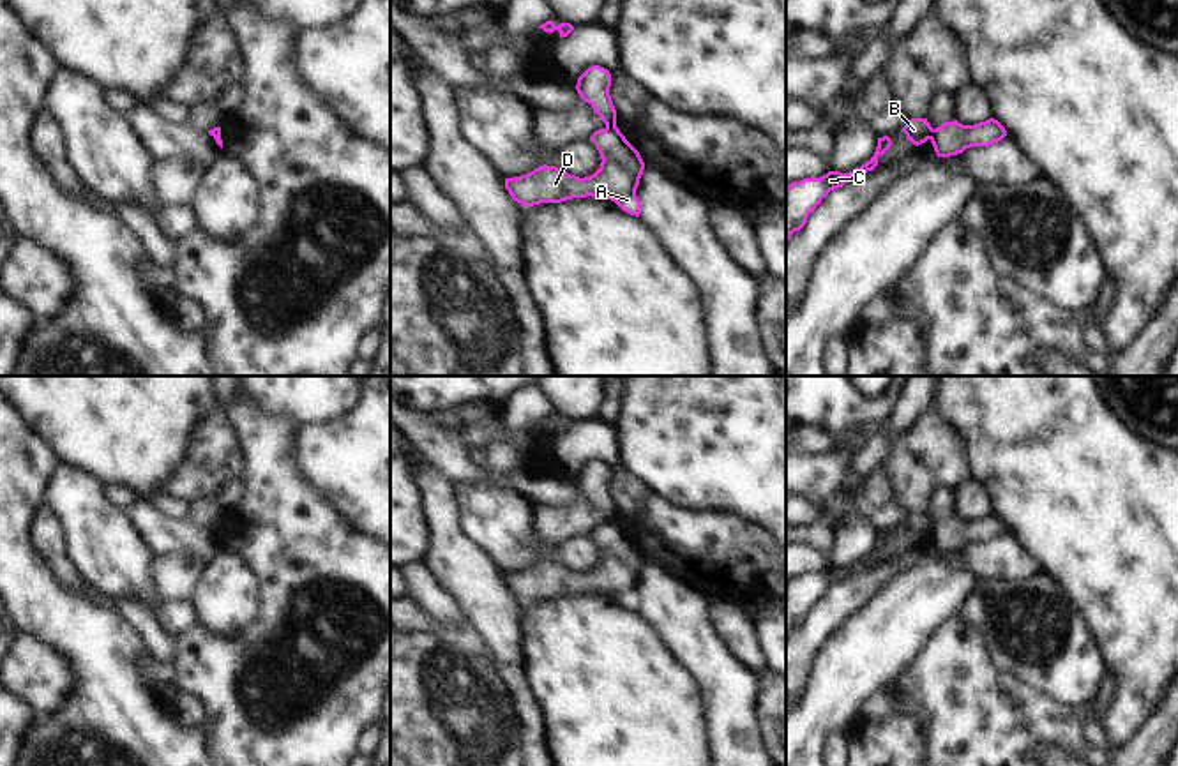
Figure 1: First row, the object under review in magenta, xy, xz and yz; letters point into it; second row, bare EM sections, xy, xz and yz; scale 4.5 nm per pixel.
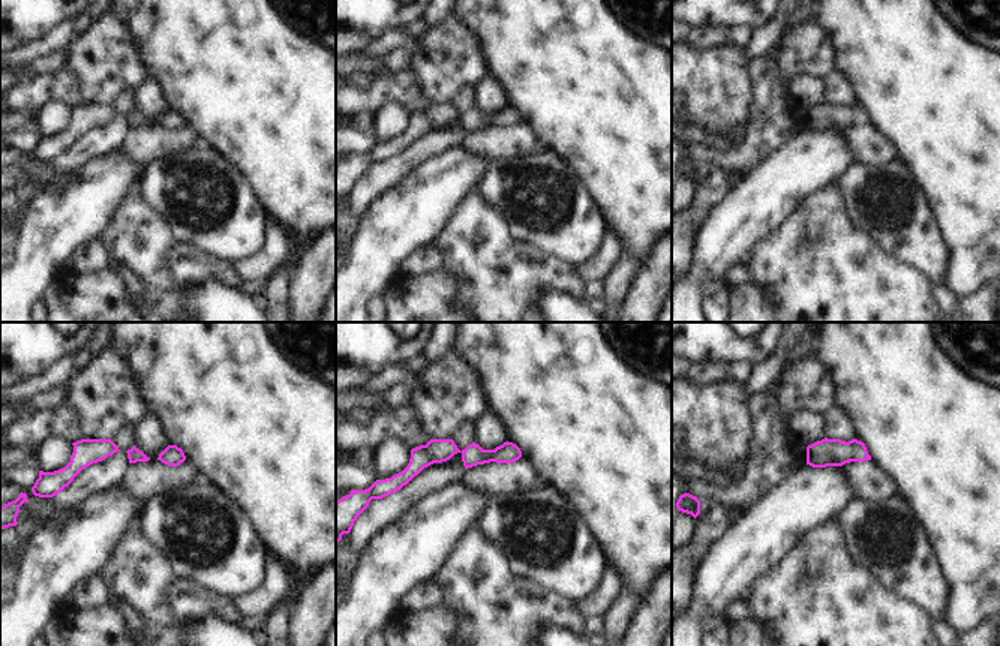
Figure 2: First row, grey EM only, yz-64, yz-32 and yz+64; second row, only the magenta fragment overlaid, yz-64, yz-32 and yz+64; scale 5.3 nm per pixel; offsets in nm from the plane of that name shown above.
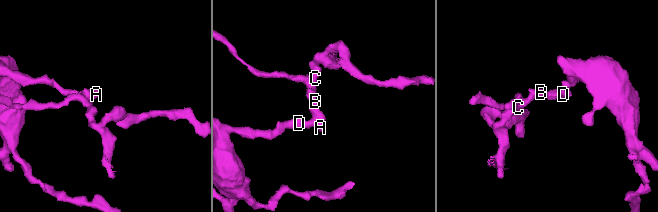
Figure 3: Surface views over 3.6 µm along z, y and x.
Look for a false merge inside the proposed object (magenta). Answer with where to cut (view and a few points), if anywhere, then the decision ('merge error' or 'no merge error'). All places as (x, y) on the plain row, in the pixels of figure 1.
cut xz (615, 519), (606, 523); merge error

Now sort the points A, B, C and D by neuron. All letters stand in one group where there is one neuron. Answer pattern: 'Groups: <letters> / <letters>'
Groups: A D / B C.

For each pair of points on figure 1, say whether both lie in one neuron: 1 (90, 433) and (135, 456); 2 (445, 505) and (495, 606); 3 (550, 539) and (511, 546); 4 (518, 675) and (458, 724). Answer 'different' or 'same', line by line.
1: same
2: same
3: different
4: different

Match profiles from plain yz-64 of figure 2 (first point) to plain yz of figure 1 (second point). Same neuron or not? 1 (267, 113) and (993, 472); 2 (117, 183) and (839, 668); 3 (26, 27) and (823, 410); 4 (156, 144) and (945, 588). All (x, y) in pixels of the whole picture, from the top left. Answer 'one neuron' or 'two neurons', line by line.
1: one neuron
2: one neuron
3: one neuron
4: two neurons

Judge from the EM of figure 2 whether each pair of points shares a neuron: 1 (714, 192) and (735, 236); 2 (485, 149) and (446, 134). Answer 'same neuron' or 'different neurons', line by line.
1: different neurons
2: different neurons

